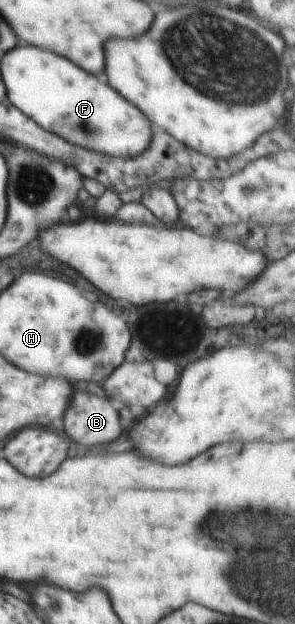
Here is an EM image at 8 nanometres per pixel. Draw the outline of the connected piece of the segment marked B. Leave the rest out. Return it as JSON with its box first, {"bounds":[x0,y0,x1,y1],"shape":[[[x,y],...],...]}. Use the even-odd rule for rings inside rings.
{"bounds":[62,390,122,445],"shape":[[[84,390],[74,392],[62,419],[63,434],[68,433],[82,445],[110,443],[122,433],[117,405],[106,396],[98,397]]]}

